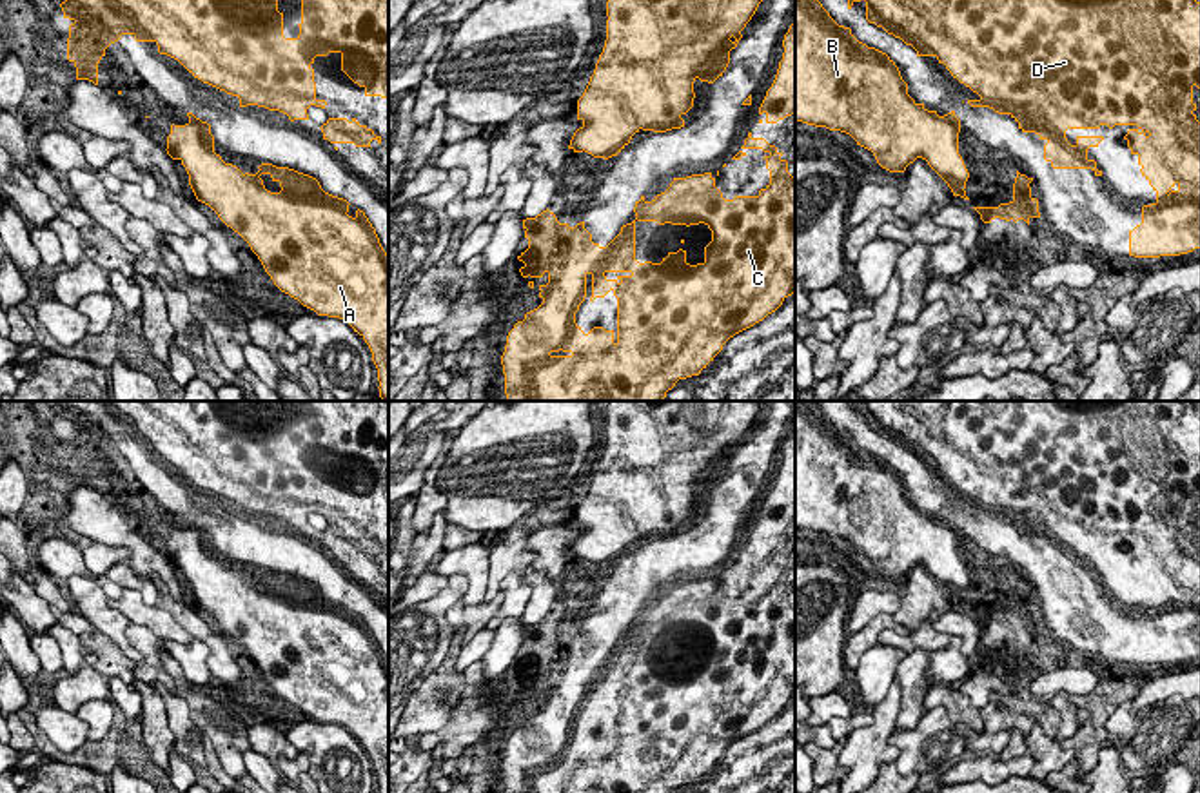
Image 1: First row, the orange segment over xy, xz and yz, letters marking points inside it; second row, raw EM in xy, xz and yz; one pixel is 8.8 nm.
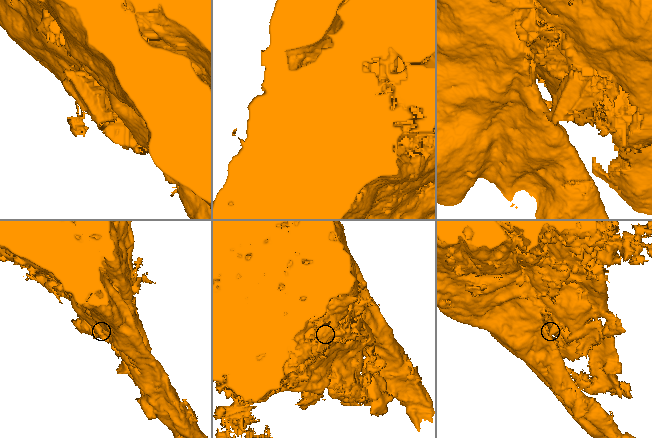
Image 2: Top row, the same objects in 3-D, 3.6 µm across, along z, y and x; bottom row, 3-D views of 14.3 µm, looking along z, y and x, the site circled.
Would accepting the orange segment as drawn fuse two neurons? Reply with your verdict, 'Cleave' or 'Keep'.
Cleave

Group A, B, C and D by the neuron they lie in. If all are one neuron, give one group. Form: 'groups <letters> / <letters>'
groups A B / C D

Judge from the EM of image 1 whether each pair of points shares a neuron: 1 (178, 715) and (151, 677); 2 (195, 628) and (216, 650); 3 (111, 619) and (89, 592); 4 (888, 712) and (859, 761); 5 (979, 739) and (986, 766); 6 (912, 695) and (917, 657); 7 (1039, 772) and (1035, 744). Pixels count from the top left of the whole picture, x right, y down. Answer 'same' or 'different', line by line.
1: different
2: same
3: same
4: same
5: different
6: same
7: same

